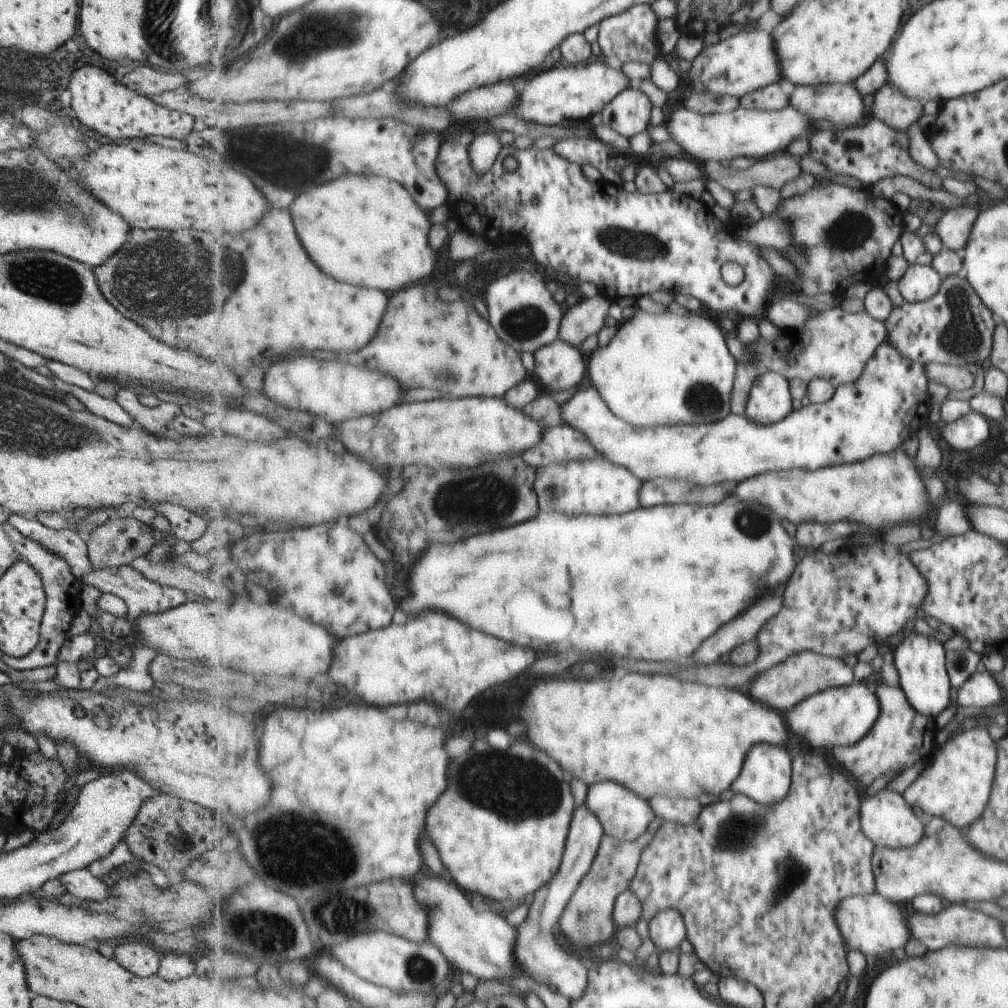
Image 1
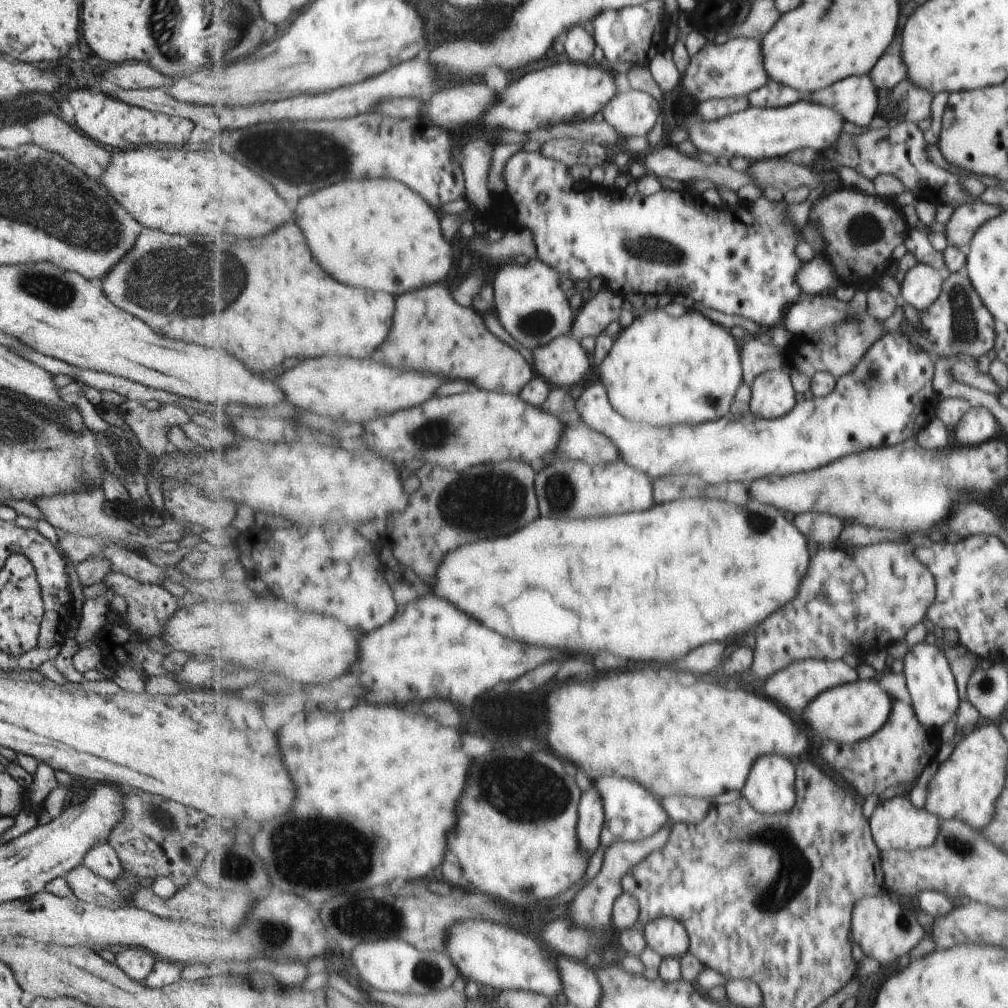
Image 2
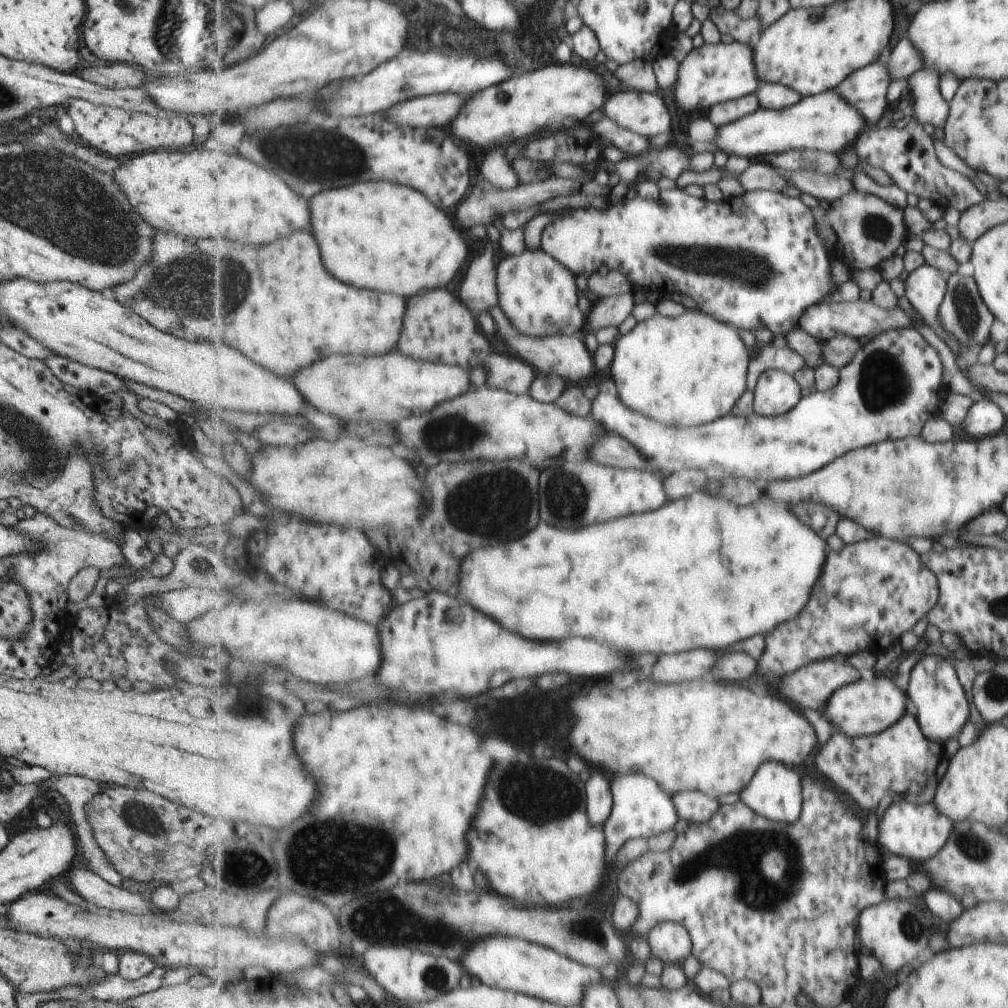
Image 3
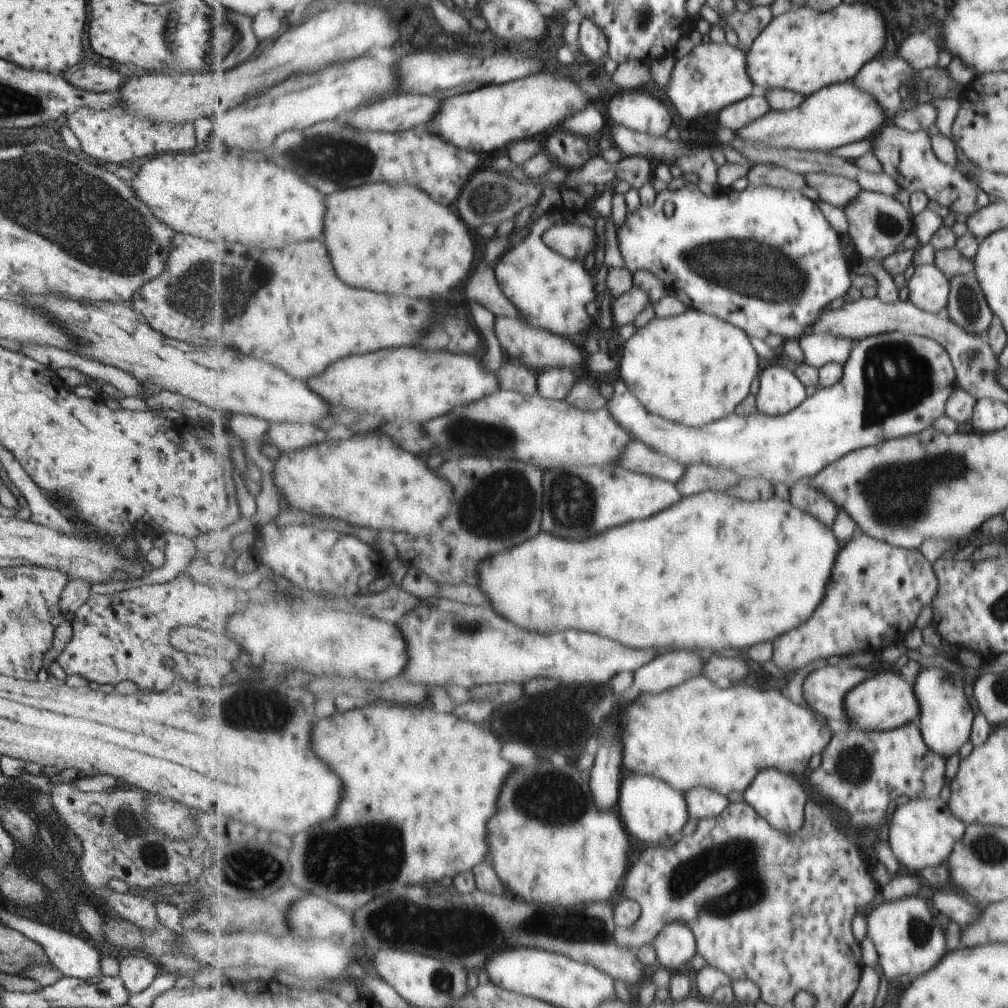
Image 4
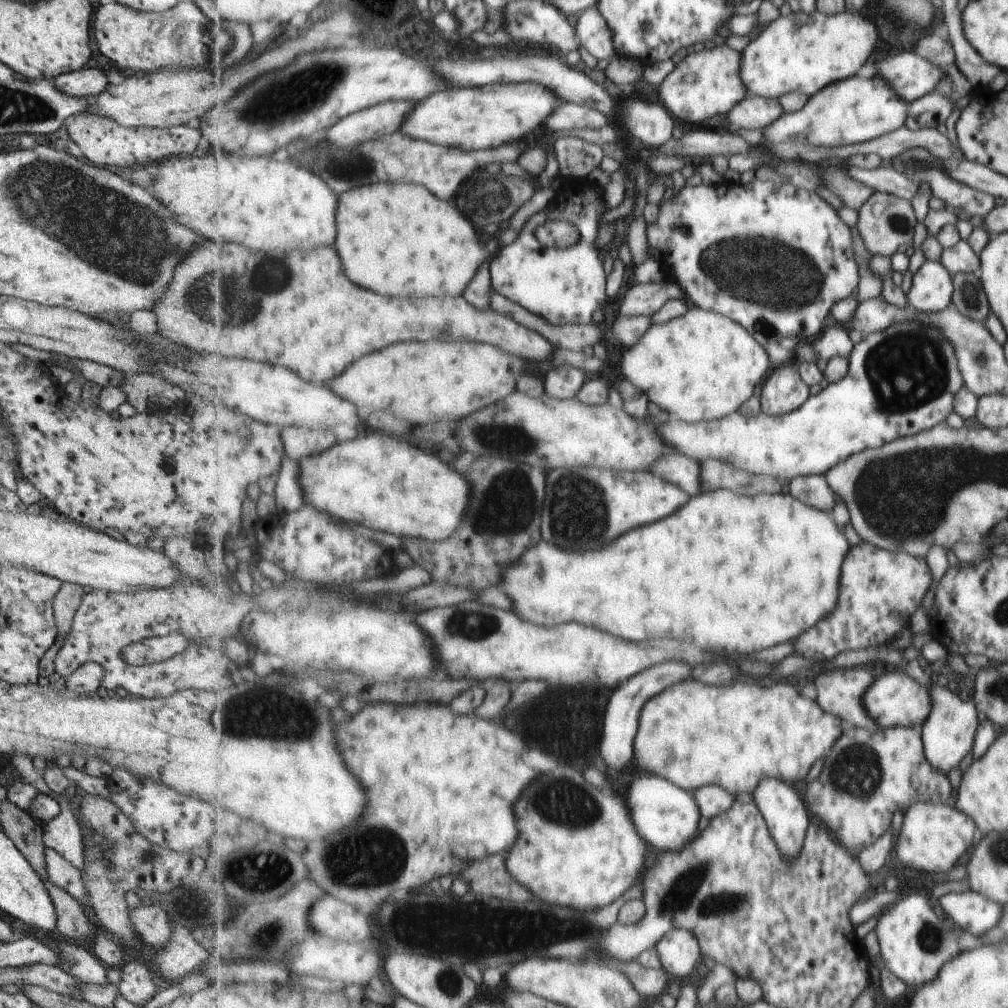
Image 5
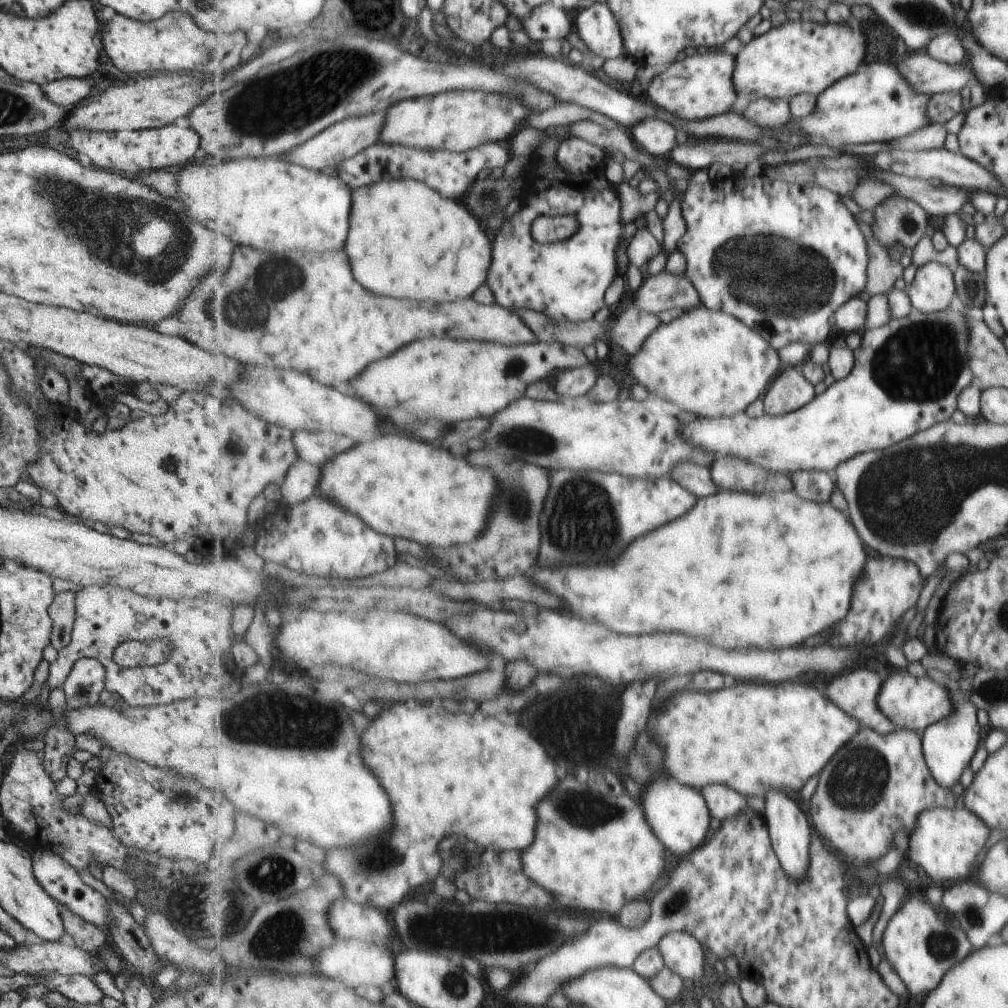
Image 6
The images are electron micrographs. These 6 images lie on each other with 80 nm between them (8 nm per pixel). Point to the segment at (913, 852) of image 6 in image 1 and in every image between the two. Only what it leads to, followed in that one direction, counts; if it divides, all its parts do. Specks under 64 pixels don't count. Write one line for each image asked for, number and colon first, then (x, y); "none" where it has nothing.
1: (886, 818)
2: (896, 825)
3: (917, 832)
4: (922, 833)
5: (932, 836)

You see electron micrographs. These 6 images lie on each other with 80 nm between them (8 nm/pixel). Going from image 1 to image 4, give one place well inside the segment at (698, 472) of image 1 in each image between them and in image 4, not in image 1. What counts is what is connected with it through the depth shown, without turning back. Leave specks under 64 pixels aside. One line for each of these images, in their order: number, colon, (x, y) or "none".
2: (874, 406)
3: (827, 425)
4: (894, 384)

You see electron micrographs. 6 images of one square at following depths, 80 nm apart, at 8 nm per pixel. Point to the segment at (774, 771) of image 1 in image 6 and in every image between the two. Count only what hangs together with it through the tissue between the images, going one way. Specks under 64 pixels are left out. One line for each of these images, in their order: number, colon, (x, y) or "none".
2: (771, 787)
3: (777, 793)
4: (780, 798)
5: (784, 810)
6: (789, 828)

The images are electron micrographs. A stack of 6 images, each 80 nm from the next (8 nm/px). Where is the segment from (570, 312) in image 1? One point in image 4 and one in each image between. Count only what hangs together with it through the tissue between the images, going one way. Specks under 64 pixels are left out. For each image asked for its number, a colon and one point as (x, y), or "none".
2: (600, 310)
3: (608, 312)
4: (625, 309)

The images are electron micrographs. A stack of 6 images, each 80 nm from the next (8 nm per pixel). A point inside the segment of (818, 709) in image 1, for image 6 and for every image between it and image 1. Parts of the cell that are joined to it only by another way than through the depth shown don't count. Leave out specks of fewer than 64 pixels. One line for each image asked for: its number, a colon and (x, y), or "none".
2: (847, 714)
3: (871, 705)
4: (885, 702)
5: (895, 700)
6: (912, 703)

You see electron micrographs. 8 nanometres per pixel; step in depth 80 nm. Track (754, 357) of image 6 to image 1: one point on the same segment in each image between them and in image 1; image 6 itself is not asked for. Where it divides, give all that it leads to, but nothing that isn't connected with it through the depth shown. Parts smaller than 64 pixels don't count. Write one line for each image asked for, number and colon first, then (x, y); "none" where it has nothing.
1: (662, 368)
2: (664, 370)
3: (688, 371)
4: (695, 368)
5: (701, 366)

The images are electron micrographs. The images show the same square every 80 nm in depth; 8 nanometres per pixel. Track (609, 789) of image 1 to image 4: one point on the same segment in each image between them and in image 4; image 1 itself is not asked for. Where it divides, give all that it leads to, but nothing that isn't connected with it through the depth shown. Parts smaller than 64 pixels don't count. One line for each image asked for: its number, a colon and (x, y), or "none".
2: (632, 813)
3: (642, 808)
4: (652, 811)

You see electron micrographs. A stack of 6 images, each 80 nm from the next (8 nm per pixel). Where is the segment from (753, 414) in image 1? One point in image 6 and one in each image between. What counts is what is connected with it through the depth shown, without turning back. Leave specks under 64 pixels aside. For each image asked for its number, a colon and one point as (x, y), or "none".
2: (774, 395)
3: (777, 392)
4: (781, 391)
5: (785, 390)
6: (790, 391)

